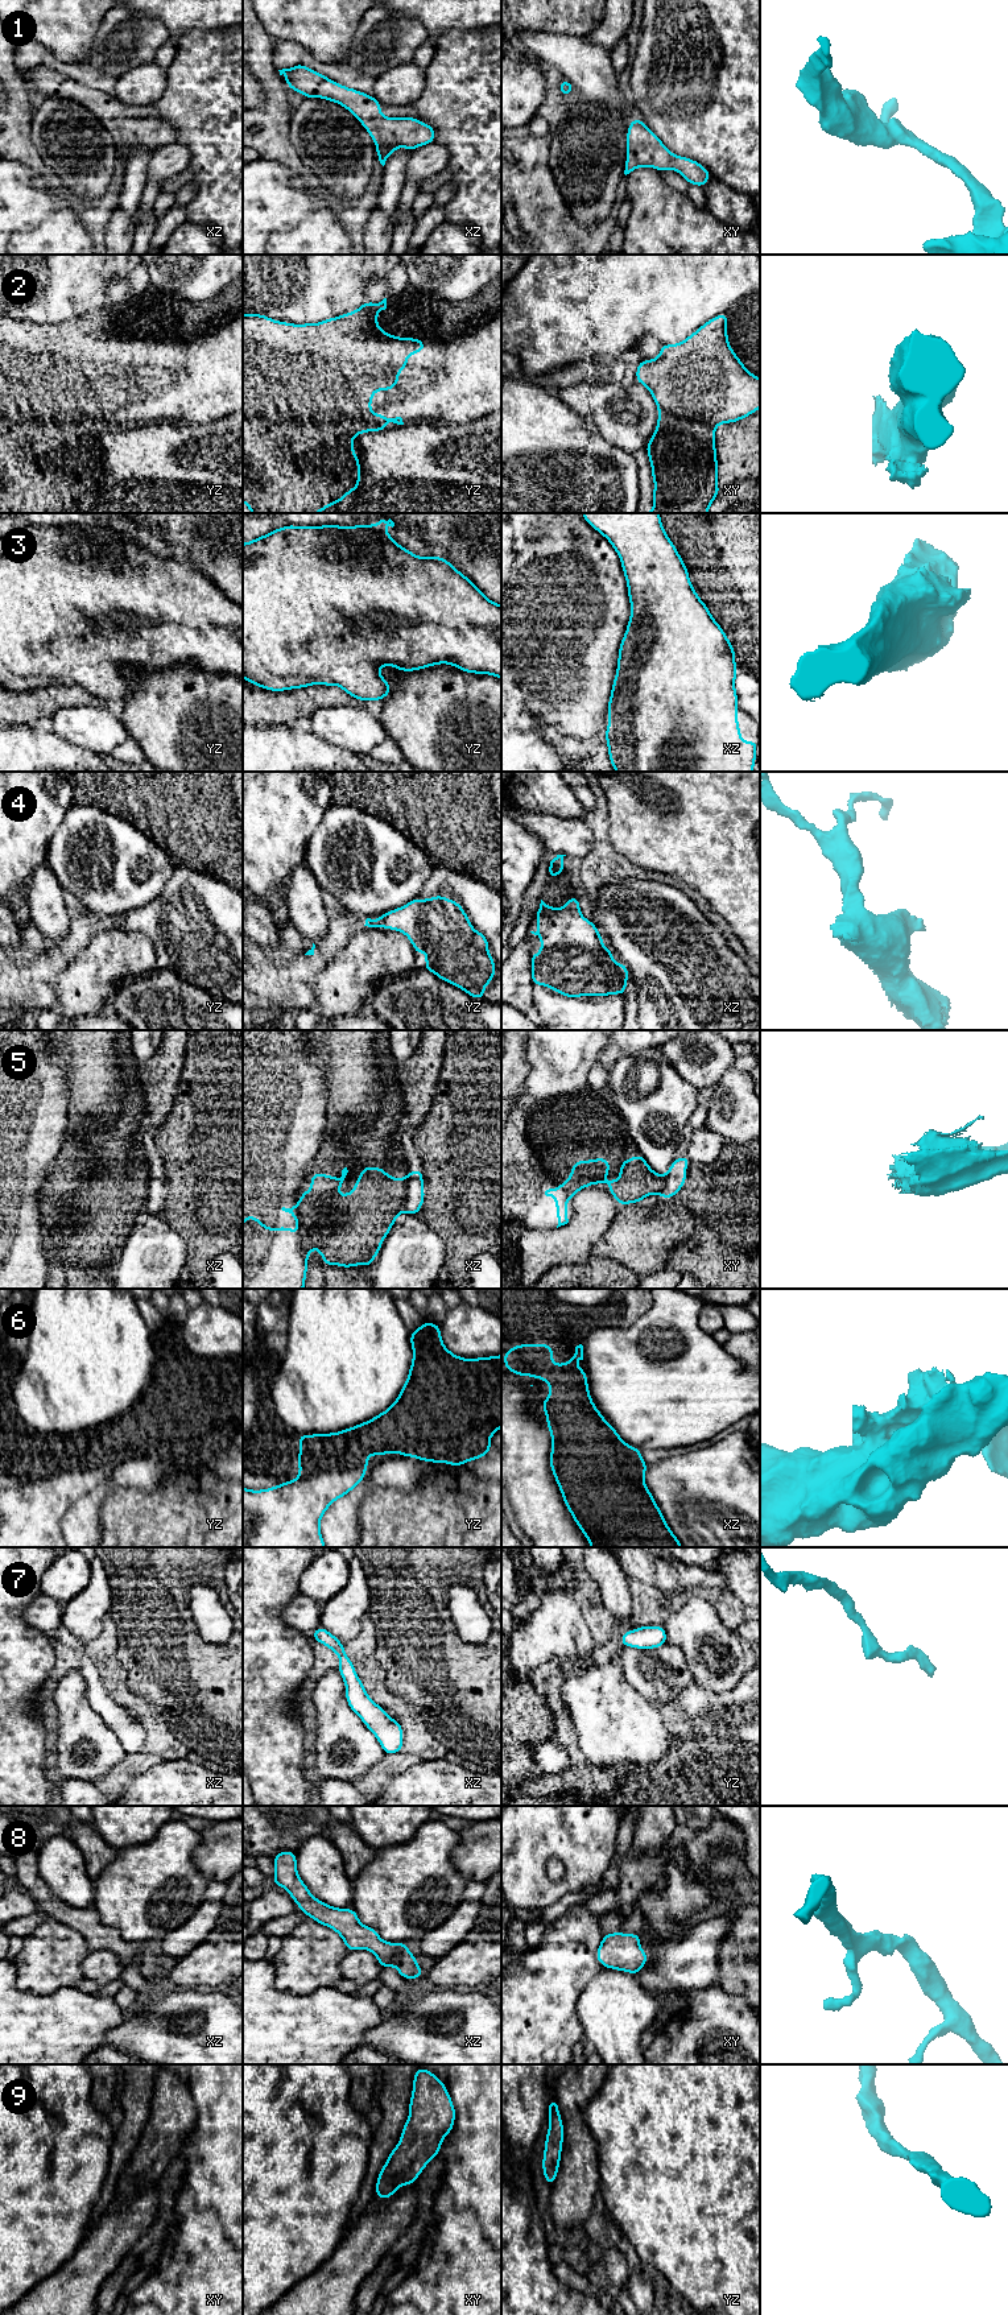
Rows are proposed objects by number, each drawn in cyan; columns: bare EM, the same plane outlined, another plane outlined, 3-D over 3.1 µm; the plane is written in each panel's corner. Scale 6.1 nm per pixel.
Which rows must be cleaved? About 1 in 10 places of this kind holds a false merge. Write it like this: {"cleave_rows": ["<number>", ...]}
{"cleave_rows": ["5"]}

